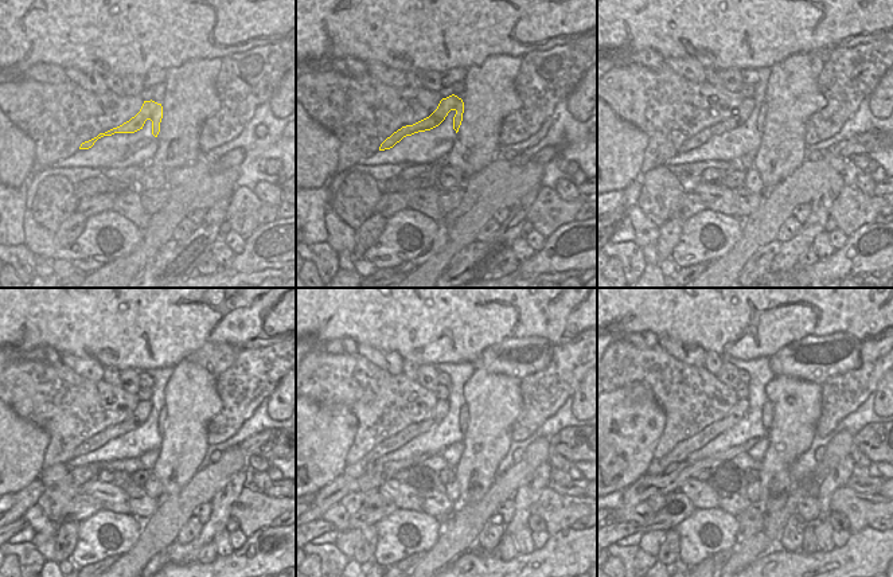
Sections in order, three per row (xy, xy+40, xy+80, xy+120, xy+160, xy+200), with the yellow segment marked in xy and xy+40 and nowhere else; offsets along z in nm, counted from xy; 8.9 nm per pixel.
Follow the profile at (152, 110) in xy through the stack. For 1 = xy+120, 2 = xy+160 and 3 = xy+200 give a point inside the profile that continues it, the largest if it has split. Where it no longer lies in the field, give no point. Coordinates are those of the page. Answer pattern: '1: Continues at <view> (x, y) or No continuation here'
1: Continues at xy+120 (140, 414)
2: Continues at xy+160 (440, 410)
3: Continues at xy+200 (681, 452).

